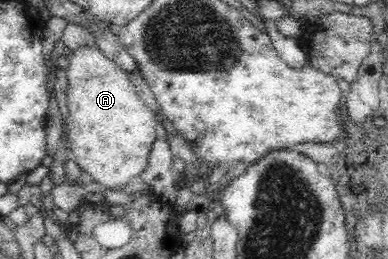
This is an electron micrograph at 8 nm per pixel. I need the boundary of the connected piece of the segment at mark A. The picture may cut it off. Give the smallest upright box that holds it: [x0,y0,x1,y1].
[66,45,158,191]

